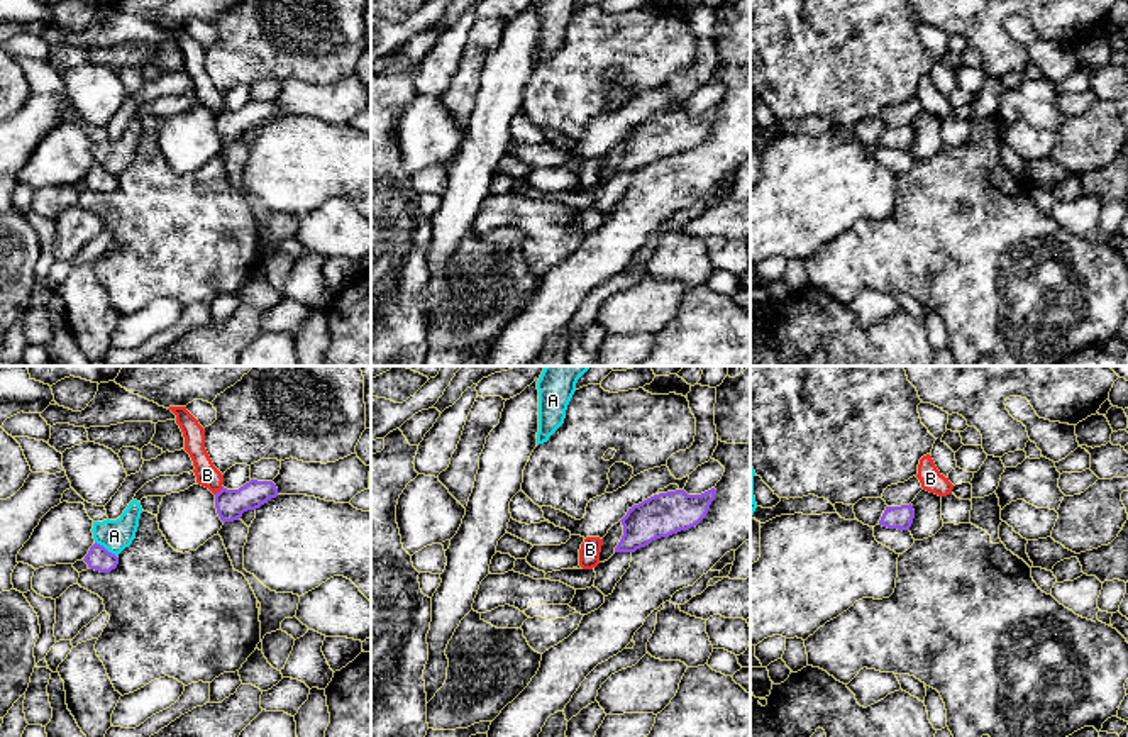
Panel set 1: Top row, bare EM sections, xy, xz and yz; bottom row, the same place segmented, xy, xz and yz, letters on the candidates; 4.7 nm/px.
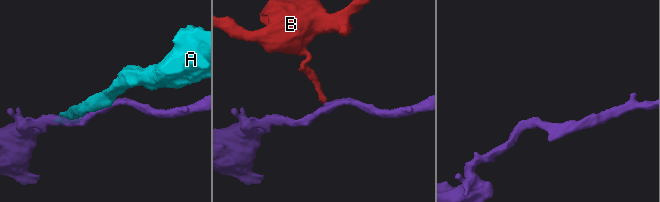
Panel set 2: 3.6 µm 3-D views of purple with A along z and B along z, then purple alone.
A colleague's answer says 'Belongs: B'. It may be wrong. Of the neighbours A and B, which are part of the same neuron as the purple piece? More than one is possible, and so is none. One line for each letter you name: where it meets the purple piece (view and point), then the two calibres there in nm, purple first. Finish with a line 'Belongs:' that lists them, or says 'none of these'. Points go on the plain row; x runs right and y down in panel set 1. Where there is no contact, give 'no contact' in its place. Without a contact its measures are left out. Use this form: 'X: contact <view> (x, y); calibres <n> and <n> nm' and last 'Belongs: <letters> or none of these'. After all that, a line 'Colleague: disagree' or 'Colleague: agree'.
Belongs: none of these
Colleague: disagree

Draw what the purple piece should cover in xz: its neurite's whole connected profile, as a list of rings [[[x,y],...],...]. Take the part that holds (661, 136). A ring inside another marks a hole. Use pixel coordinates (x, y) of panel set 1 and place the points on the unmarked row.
[[[684,110],[654,115],[628,129],[620,141],[623,156],[615,173],[635,173],[652,161],[669,158],[698,146],[708,134],[716,110],[688,115]]]

